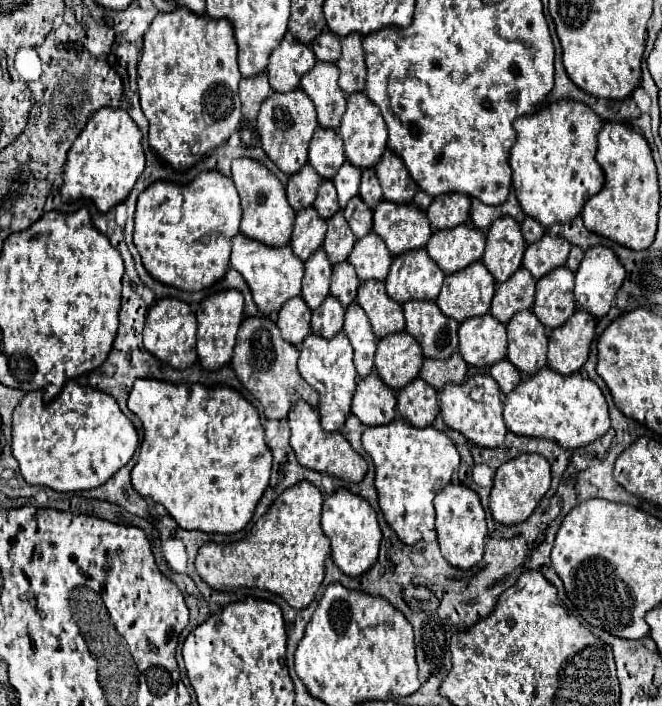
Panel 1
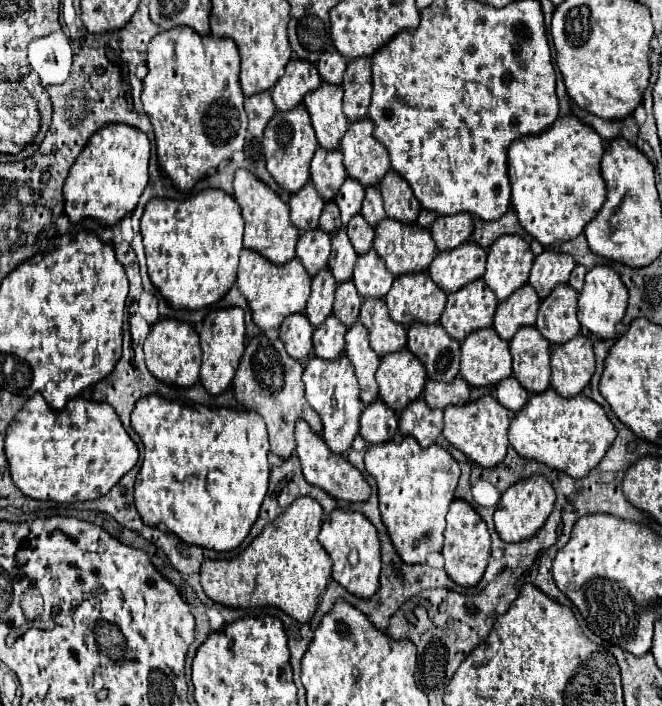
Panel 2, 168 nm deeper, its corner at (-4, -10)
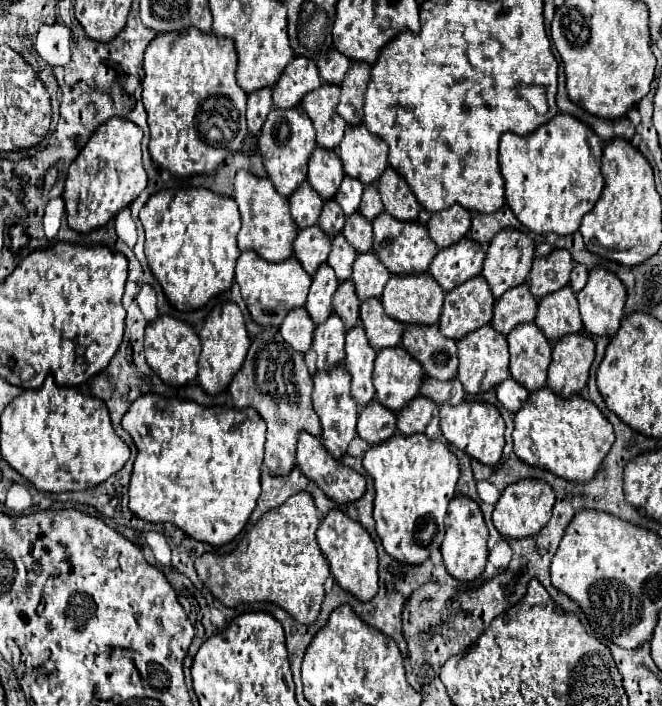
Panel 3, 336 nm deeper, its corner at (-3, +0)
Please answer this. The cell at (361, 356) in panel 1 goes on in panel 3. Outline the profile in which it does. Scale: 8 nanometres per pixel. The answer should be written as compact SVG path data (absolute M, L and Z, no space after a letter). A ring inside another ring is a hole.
M361 325L347 331L345 351L347 357L343 363L351 375L351 397L357 401L359 407L365 407L375 397L371 373L373 373L373 361L377 351L369 345Z

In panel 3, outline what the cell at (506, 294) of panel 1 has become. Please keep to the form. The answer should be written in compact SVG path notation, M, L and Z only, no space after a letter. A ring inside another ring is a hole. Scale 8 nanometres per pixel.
M527 283L509 289L495 301L491 327L501 335L507 335L521 323L531 323L537 313L537 299L531 295Z

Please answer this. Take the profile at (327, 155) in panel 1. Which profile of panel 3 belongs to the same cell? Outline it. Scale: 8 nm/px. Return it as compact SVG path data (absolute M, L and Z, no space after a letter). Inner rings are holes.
M317 147L309 159L309 185L319 193L321 199L329 201L337 193L341 181L343 181L343 165L335 151Z

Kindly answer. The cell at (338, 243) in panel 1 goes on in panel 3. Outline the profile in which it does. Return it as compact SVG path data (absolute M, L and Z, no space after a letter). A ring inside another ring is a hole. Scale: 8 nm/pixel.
M339 233L335 239L333 239L333 249L329 253L329 259L327 259L327 265L333 267L335 271L335 277L339 281L347 281L351 279L351 269L353 269L353 261L357 257L355 249L345 241L343 233Z

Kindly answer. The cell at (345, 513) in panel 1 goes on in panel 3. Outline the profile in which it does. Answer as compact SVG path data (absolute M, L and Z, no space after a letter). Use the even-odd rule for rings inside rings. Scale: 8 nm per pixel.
M333 509L333 513L327 513L317 529L317 543L321 547L321 553L329 561L331 575L335 577L337 585L341 585L343 591L351 593L359 601L371 601L377 595L379 589L379 575L377 575L377 549L373 539L361 529L361 525L353 519L349 519L343 511Z

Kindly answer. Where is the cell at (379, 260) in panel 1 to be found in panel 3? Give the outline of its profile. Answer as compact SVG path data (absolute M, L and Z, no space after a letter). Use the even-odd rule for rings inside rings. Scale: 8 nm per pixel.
M375 253L357 255L355 265L353 265L351 281L355 283L355 291L357 291L361 301L371 299L371 297L379 299L381 293L383 293L383 287L389 279L391 279L391 273L377 259Z

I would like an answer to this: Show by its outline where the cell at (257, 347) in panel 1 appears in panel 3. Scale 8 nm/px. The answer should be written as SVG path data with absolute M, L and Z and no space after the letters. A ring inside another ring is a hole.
M277 327L261 331L251 341L247 359L241 371L233 377L229 393L235 409L253 407L267 423L265 467L269 469L269 473L289 475L295 467L295 443L299 431L307 431L315 437L321 435L321 423L311 405L313 379L307 371L303 355L285 343Z

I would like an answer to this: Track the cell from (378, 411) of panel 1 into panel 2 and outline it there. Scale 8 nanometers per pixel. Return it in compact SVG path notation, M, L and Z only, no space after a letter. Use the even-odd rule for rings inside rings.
M376 399L364 407L360 415L360 435L368 443L384 443L394 439L398 431L398 415L384 401Z

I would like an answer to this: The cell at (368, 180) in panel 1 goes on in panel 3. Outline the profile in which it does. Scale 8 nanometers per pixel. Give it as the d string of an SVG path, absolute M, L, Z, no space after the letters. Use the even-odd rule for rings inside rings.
M367 185L367 187L365 187L359 213L361 213L363 217L367 217L369 221L373 221L379 213L383 213L383 203L381 203L381 197L379 197L375 185Z

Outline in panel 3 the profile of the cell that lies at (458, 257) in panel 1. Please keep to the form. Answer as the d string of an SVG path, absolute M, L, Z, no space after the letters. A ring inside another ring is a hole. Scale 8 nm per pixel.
M465 237L459 243L445 247L433 259L429 273L437 279L443 291L451 291L457 285L481 275L485 251L477 241Z

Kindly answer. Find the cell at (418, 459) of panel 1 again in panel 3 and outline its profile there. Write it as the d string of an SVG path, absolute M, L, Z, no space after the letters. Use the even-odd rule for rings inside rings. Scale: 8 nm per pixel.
M395 433L389 441L367 449L367 453L363 455L363 467L373 477L373 485L375 485L373 519L375 519L375 531L385 551L403 565L419 565L427 561L431 551L441 547L445 535L443 521L447 515L447 505L453 499L459 481L457 457L441 441L427 439L425 435L405 437L401 433Z

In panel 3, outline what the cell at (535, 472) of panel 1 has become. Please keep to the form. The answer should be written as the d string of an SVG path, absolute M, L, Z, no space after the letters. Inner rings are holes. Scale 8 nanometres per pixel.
M517 481L513 485L509 485L499 501L495 503L495 511L493 511L493 525L495 529L509 537L509 539L525 539L525 537L533 537L535 533L539 533L547 521L551 519L551 509L555 503L555 493L549 485L545 485L543 481Z

